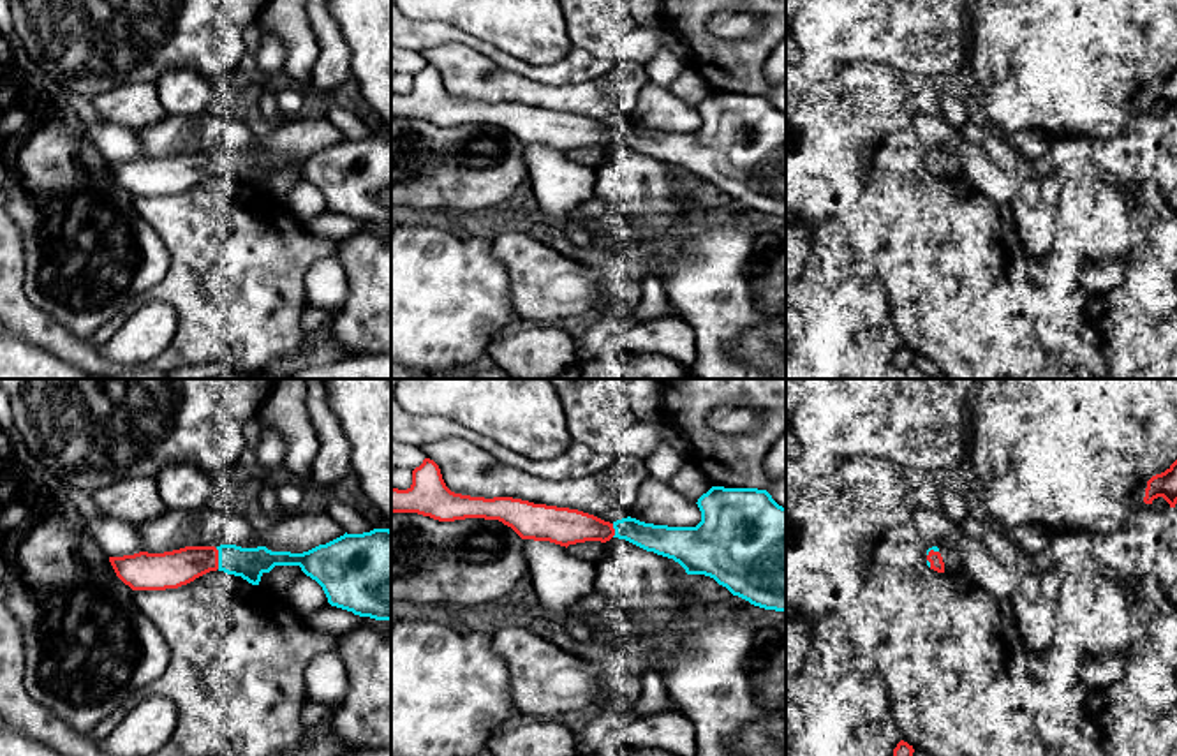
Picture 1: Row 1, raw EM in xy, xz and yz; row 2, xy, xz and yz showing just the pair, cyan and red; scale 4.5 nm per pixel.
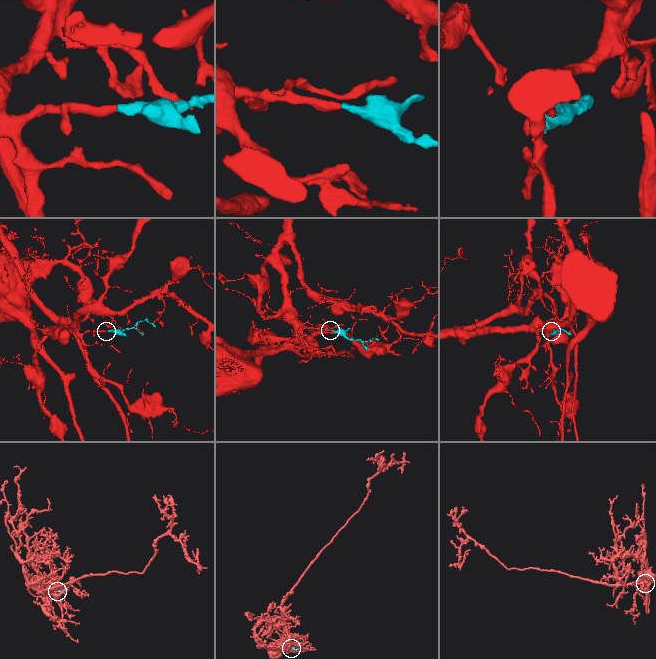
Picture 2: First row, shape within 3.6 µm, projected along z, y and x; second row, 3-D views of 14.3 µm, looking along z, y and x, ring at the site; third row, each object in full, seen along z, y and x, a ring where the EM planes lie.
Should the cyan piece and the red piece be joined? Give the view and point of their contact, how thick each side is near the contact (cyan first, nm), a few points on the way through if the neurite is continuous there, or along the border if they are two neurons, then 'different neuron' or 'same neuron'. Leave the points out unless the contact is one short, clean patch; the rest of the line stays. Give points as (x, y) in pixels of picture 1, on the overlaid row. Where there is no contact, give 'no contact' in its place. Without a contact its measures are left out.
contact xy (219, 559); calibres 140 and 170 nm; same neuron

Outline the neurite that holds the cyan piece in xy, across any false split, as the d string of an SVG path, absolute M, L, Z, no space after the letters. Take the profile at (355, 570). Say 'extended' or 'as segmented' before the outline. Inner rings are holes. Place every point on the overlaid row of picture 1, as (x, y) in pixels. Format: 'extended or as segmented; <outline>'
extended; M374 529L363 534L344 534L326 545L319 545L303 553L271 552L266 546L241 548L236 545L220 546L185 546L164 553L139 552L134 555L109 557L116 576L132 590L178 589L210 571L224 571L241 576L252 585L259 585L261 576L275 566L300 566L315 580L331 606L352 611L359 617L391 620L391 530Z

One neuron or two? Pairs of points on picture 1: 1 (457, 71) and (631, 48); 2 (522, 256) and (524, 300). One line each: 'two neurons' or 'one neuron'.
1: two neurons
2: one neuron

